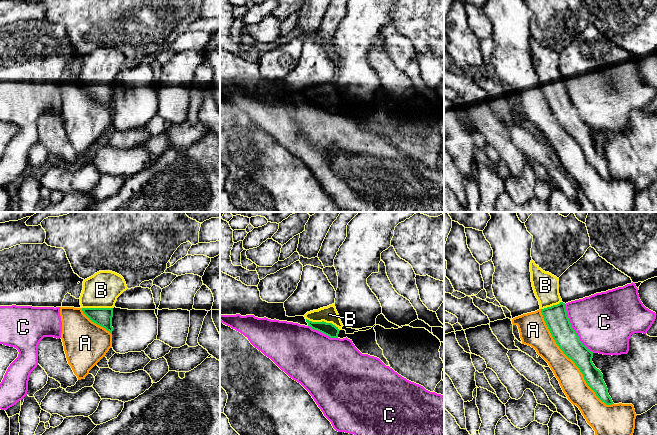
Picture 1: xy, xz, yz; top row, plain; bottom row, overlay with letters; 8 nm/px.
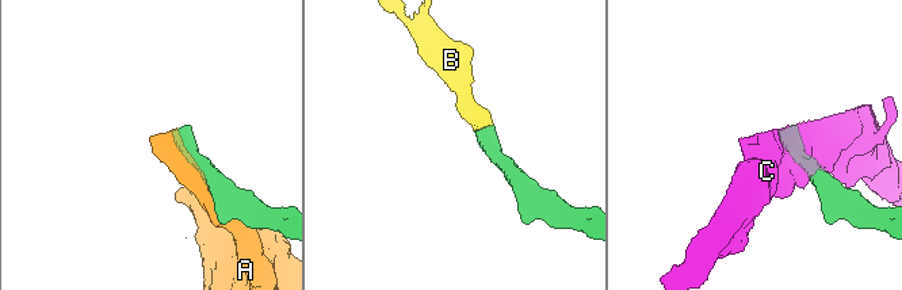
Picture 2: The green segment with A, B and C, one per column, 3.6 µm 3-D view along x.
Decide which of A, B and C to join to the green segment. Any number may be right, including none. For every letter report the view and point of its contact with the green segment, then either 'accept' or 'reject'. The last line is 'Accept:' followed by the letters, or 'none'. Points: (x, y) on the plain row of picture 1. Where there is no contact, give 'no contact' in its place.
A: yz (572, 136) | reject
B: xz (323, 97) | accept
C: yz (573, 105) | reject
Accept: B

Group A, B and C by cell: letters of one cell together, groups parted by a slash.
A / B / C

